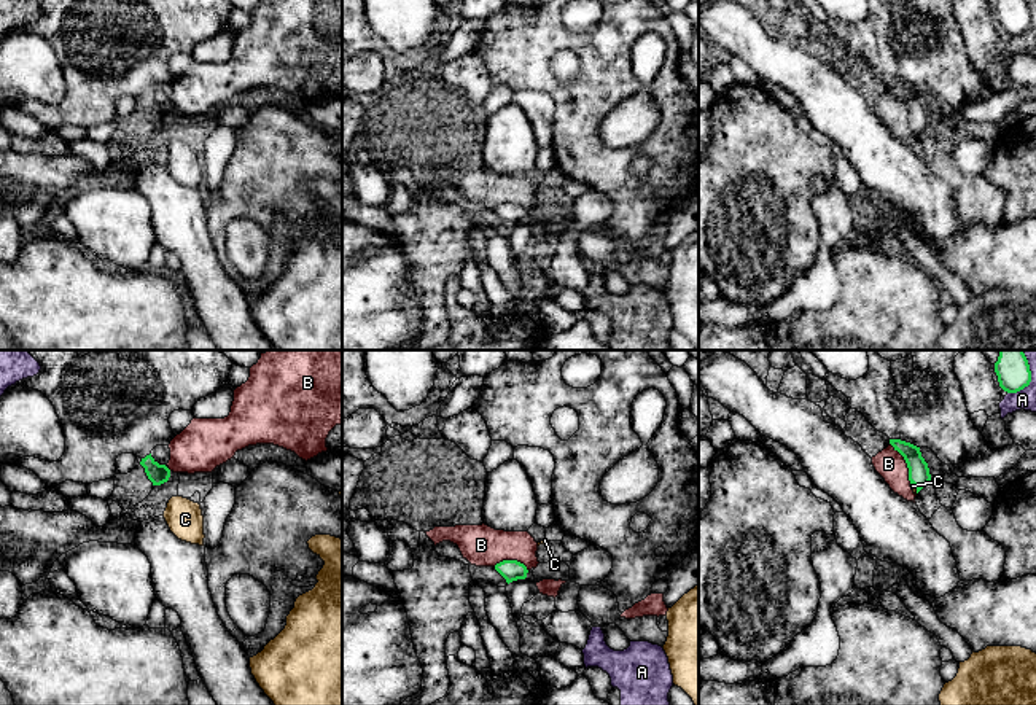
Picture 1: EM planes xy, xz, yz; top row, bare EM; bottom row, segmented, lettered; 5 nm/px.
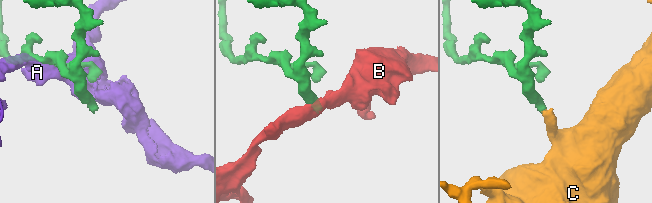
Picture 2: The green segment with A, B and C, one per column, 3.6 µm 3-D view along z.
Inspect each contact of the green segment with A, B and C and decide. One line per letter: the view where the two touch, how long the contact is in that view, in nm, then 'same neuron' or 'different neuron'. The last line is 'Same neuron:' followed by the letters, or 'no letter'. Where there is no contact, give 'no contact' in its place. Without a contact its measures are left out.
A: yz | 220 nm | different neuron
B: yz | 240 nm | different neuron
C: yz | 70 nm | same neuron
Same neuron: C

